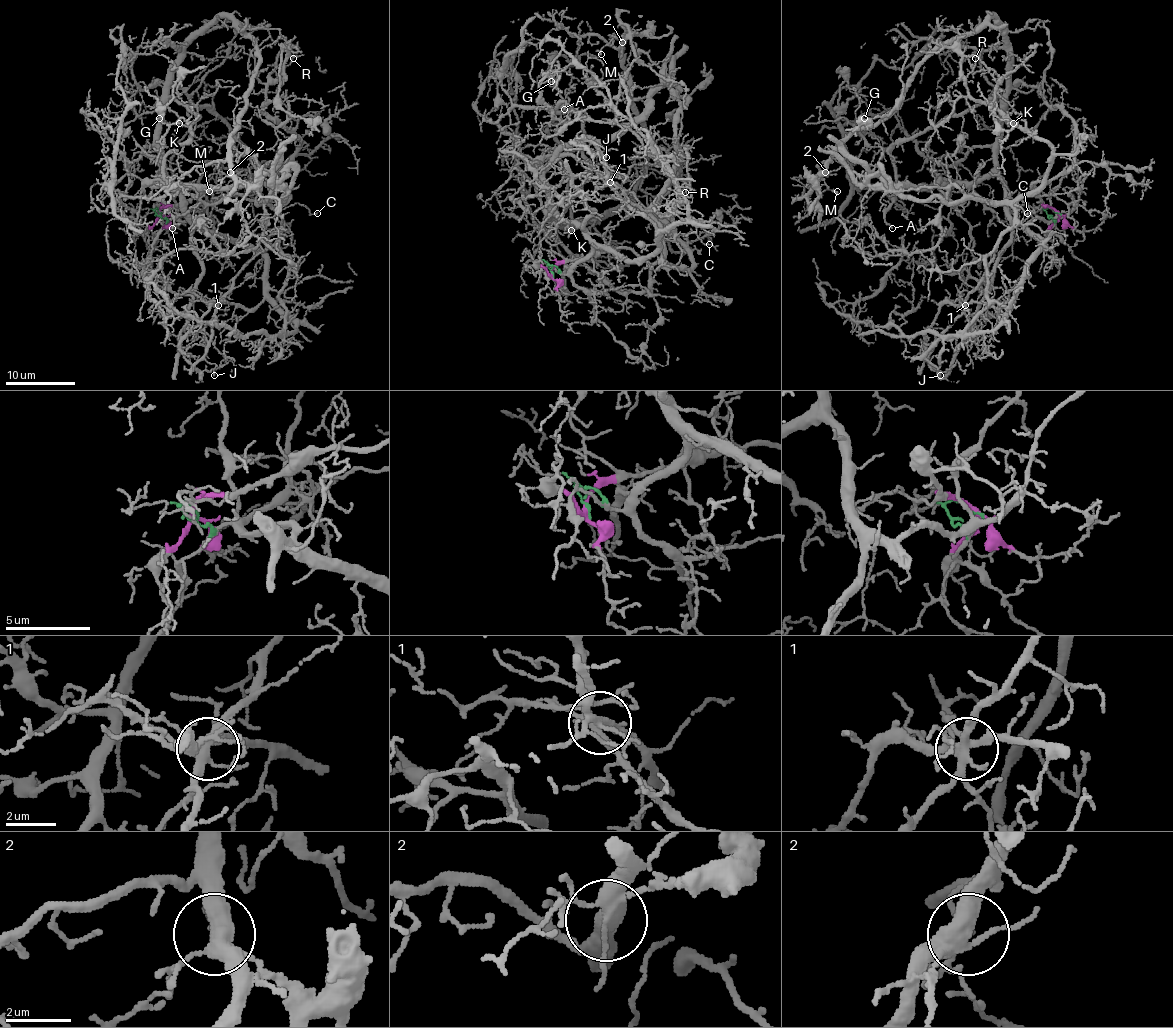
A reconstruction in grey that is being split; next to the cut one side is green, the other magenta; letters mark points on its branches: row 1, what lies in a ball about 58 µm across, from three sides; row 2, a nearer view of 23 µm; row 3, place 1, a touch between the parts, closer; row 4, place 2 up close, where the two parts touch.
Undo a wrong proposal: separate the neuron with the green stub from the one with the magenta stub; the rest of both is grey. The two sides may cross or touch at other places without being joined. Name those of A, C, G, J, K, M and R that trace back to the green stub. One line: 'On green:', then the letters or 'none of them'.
On green: A, G, K, M

